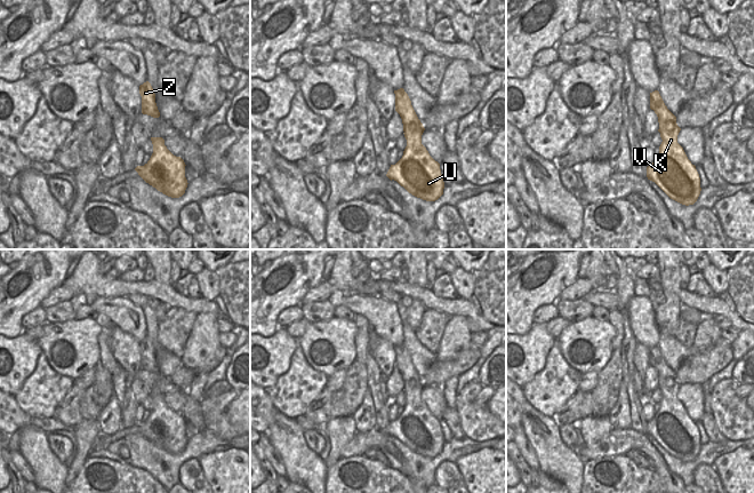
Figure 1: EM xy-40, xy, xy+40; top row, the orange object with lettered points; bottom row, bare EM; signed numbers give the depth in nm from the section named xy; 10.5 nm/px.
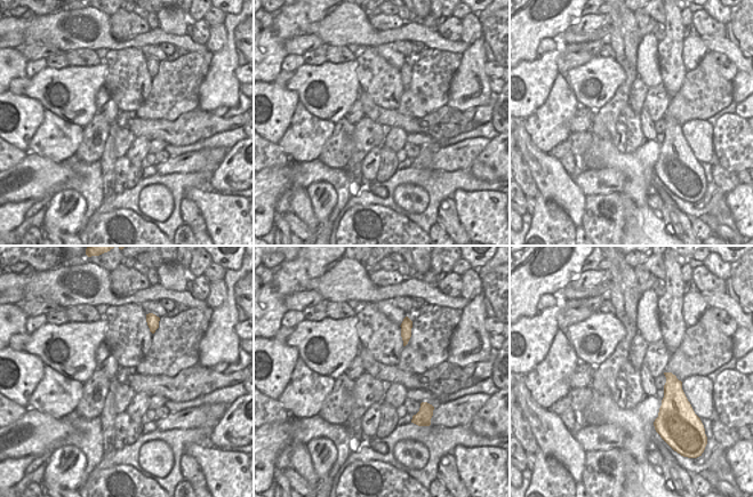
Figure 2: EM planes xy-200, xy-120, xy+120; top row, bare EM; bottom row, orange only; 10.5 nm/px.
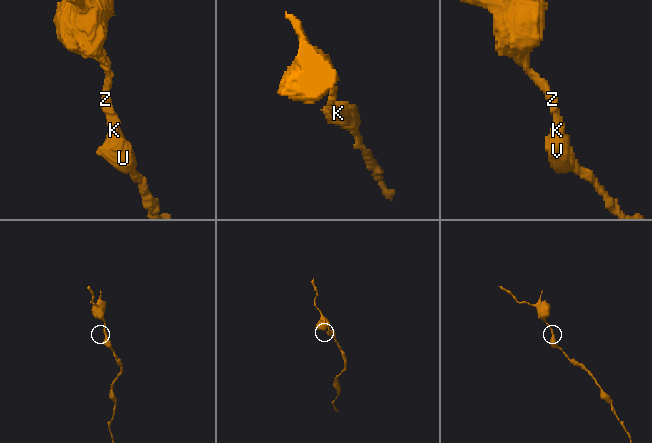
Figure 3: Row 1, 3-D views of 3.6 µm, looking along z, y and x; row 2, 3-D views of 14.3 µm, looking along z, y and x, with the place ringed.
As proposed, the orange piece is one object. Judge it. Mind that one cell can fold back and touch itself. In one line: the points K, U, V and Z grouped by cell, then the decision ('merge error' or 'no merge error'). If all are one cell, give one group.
K U V Z; no merge error

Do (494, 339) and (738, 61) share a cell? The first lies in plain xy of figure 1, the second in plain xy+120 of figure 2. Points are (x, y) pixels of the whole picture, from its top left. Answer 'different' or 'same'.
different

